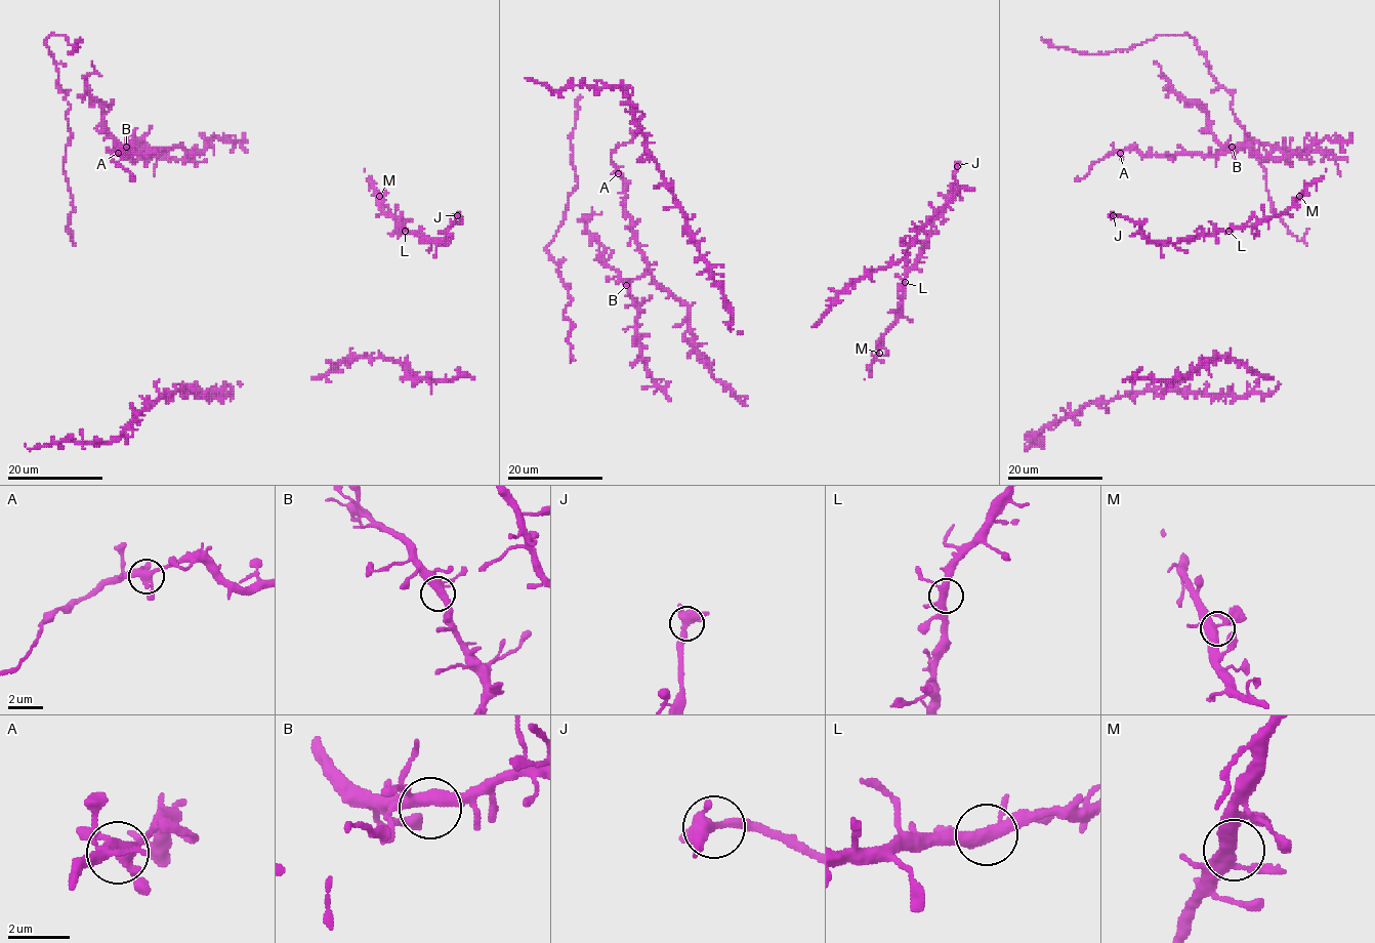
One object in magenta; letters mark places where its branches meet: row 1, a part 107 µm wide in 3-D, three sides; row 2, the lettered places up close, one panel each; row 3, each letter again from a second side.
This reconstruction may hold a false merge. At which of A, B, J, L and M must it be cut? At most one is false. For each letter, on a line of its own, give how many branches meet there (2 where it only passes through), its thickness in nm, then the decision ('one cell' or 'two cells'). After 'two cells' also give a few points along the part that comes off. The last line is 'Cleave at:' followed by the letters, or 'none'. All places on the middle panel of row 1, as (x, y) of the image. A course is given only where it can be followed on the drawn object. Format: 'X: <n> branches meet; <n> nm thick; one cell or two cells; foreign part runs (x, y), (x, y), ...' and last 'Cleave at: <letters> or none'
A: 4 branches meet; 340 nm thick; one cell
B: 4 branches meet; 360 nm thick; one cell
J: 4 branches meet; 400 nm thick; one cell
L: 4 branches meet; 360 nm thick; one cell
M: 4 branches meet; 360 nm thick; one cell
Cleave at: none

